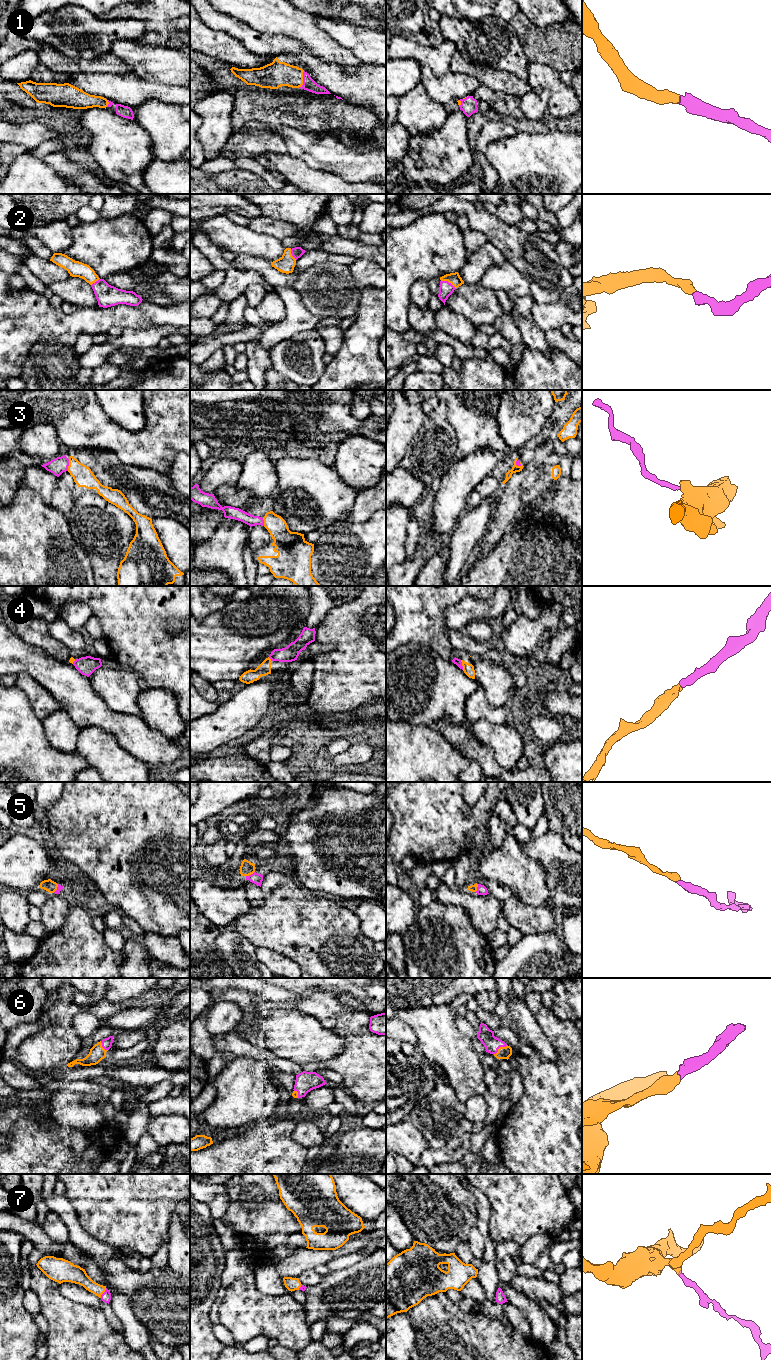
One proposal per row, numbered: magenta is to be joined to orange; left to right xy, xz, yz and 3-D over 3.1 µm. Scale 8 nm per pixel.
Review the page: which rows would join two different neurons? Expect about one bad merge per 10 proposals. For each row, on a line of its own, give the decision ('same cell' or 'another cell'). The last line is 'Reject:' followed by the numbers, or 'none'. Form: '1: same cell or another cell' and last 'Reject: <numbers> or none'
1: same cell
2: same cell
3: same cell
4: same cell
5: same cell
6: same cell
7: same cell
Reject: none

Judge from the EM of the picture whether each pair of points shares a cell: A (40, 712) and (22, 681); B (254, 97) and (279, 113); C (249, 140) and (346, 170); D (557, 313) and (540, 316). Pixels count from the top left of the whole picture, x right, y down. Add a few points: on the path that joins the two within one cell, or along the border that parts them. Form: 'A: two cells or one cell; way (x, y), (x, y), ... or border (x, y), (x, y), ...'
A: one cell; way (40, 704), (40, 699), (30, 689)
B: one cell; way (260, 103), (273, 107)
C: two cells; border (276, 131), (281, 135), (288, 152)
D: one cell; way (553, 315), (544, 316)

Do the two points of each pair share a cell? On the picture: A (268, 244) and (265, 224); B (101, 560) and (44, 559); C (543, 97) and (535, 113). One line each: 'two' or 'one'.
A: two
B: two
C: one

